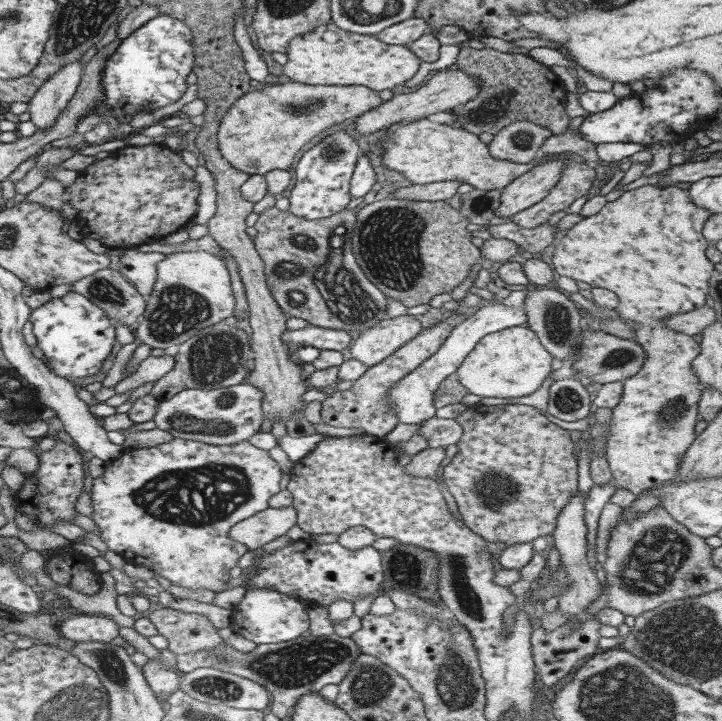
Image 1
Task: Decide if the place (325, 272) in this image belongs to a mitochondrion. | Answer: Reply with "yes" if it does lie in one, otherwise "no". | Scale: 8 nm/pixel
yes

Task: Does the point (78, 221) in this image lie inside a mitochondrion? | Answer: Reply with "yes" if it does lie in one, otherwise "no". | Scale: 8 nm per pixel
no

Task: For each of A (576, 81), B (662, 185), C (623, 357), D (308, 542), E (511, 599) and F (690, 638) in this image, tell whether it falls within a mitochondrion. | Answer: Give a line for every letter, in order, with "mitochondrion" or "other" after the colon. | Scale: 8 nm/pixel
A: other
B: other
C: mitochondrion
D: other
E: other
F: mitochondrion

